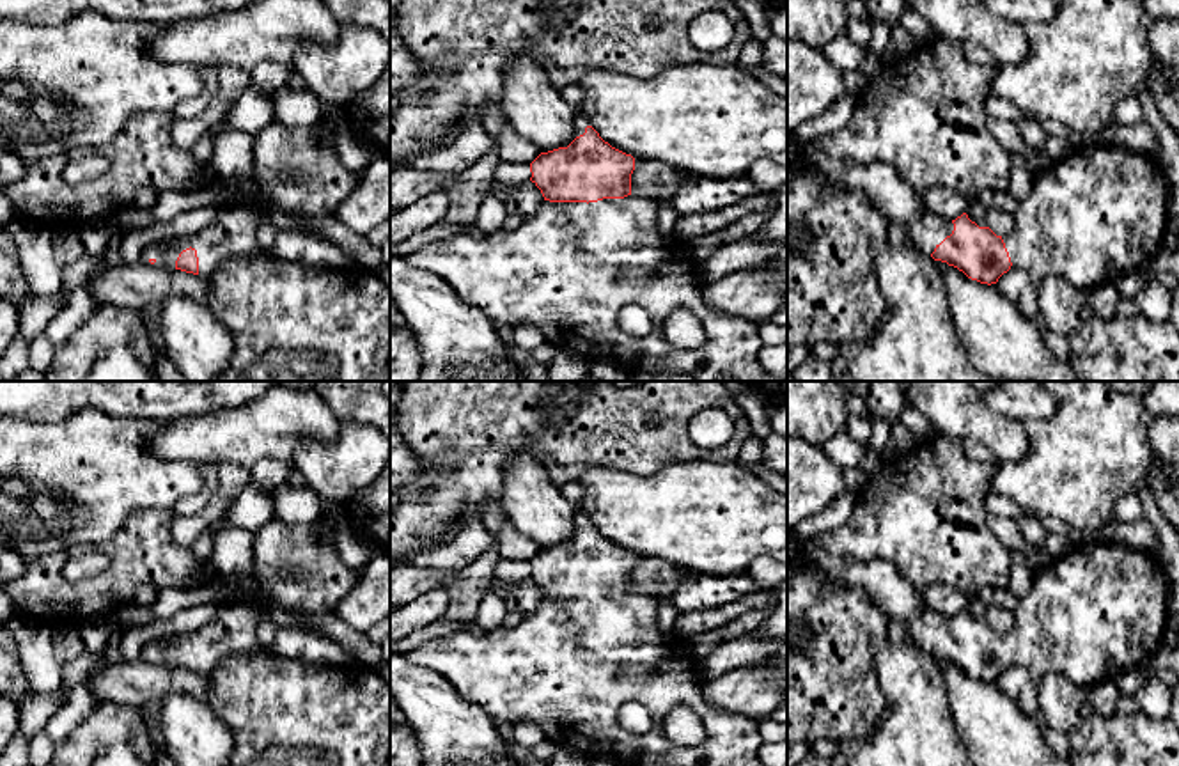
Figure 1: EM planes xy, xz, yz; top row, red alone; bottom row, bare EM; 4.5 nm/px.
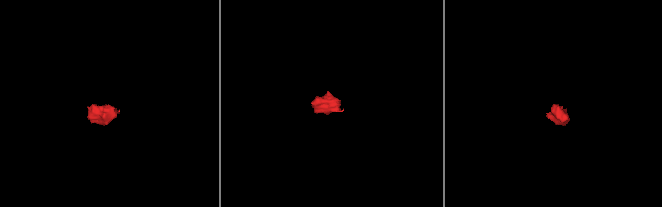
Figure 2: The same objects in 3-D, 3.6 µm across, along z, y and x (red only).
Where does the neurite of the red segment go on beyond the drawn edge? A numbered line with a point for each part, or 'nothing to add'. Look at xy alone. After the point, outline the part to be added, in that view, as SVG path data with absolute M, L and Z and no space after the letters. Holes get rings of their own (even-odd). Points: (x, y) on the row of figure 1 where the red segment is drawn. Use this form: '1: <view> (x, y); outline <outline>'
1: xy (233, 231); outline M248 200L222 206L215 220L199 232L149 243L140 254L140 262L176 270L179 254L191 246L199 257L199 277L207 278L227 261L259 252L255 231L261 216L257 206Z

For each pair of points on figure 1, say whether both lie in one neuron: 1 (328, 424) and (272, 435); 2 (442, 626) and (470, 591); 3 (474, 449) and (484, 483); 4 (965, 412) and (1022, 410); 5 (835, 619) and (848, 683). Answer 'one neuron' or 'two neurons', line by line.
1: one neuron
2: one neuron
3: one neuron
4: two neurons
5: one neuron

